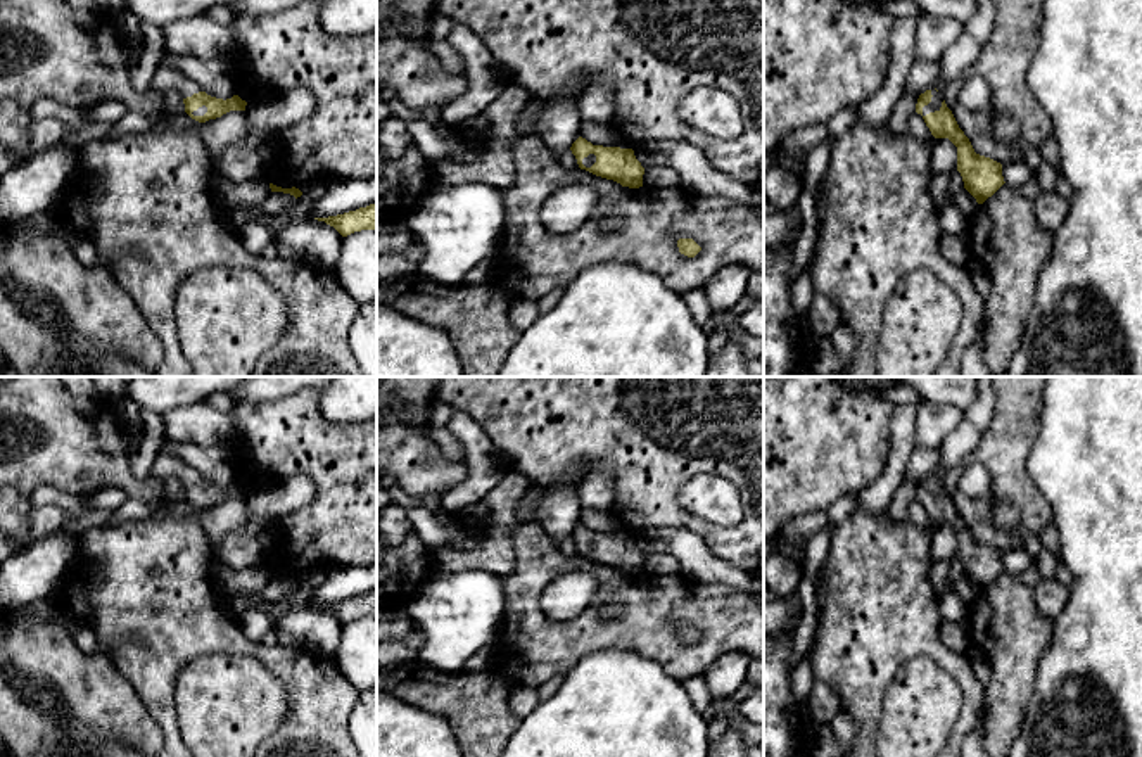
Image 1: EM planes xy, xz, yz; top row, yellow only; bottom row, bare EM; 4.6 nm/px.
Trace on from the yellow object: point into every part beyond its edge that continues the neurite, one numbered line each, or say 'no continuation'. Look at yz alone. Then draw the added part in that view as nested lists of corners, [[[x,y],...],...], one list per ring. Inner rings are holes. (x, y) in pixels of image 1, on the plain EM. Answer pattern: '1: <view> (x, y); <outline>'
1: yz (937, 486); [[[931,475],[931,489],[928,493],[923,494],[923,503],[940,498],[943,484],[940,479],[936,479],[935,475]]]

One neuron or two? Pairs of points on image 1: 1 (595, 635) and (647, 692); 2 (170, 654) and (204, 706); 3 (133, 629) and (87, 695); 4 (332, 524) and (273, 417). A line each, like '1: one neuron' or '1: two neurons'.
1: two neurons
2: two neurons
3: two neurons
4: one neuron

